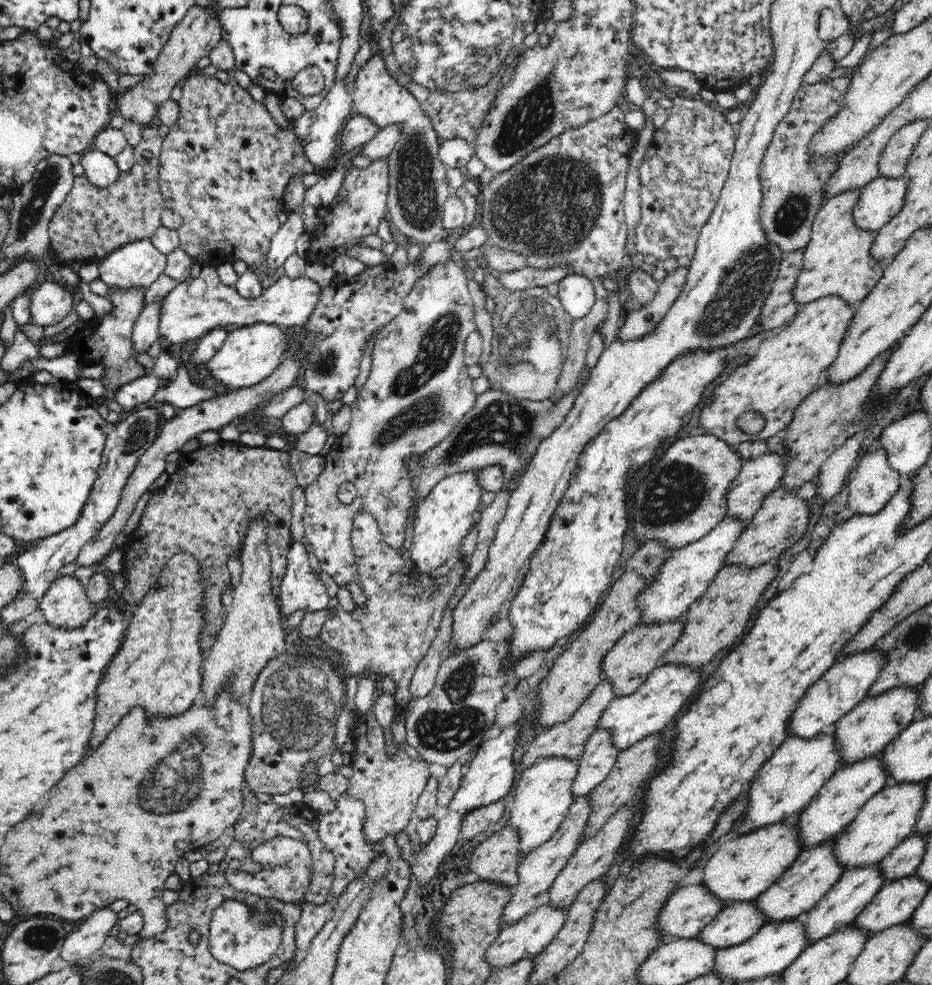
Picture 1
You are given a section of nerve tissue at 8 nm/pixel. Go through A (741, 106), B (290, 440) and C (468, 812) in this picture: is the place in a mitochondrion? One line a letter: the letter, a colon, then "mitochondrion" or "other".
A: other
B: other
C: other

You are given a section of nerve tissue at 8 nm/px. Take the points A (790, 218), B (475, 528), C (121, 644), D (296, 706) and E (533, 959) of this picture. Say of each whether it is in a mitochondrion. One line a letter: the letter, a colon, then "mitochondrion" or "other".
A: mitochondrion
B: other
C: other
D: mitochondrion
E: other

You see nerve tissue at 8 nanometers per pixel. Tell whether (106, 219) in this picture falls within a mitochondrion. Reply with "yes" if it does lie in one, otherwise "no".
yes

